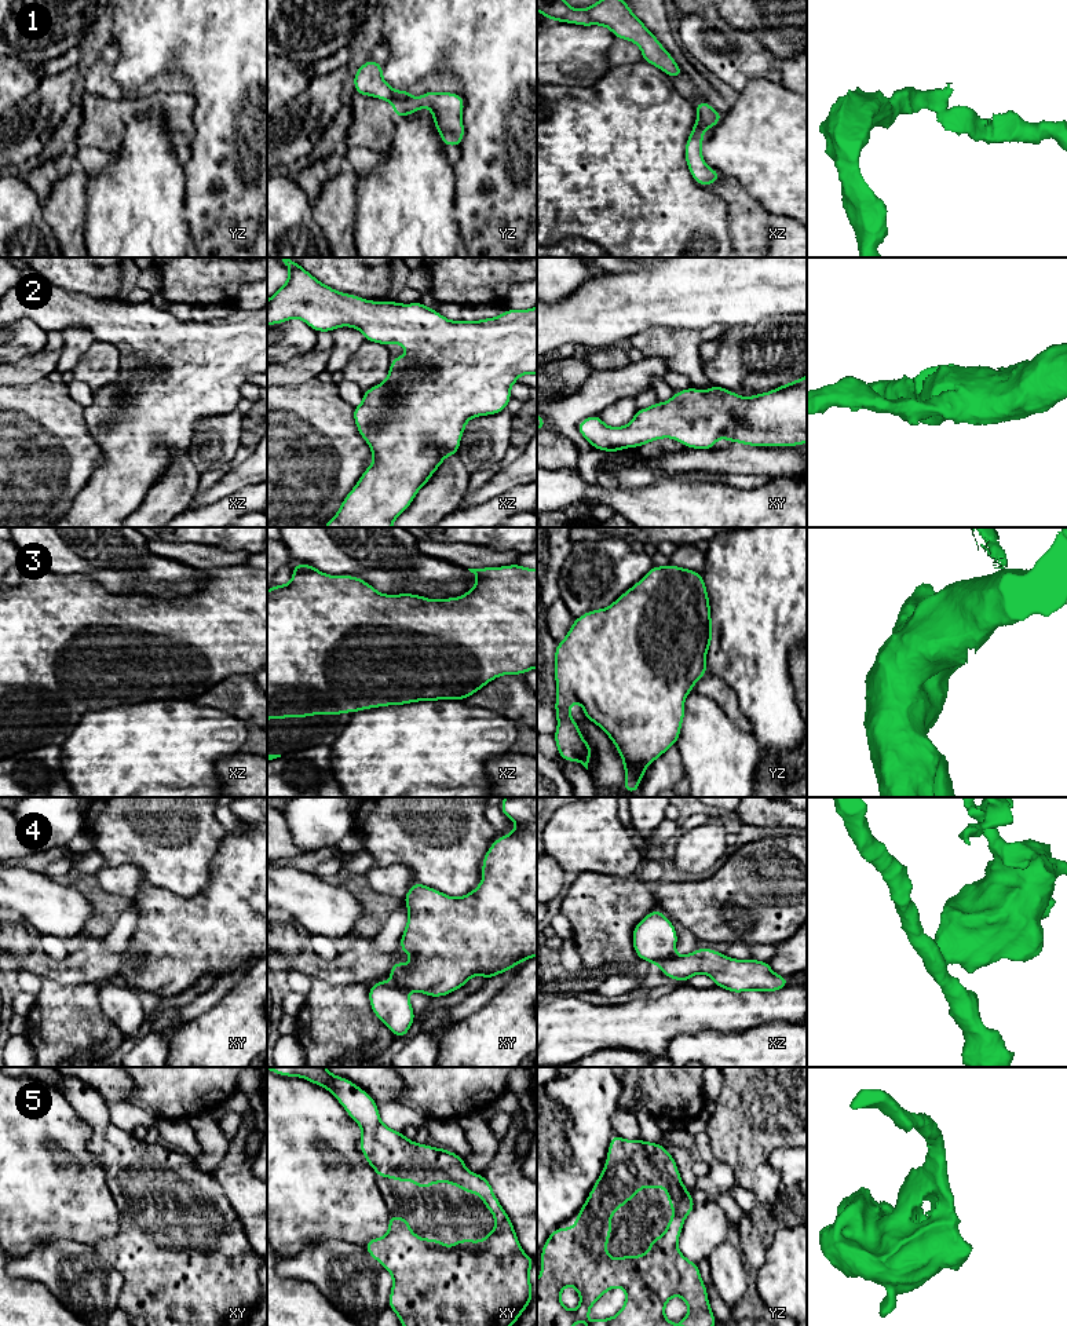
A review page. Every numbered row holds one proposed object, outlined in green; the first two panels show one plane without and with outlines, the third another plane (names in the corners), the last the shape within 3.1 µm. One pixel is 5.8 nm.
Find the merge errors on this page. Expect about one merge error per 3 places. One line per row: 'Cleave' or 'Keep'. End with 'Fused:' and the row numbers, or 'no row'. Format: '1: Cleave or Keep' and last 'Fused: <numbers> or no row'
1: Cleave
2: Keep
3: Cleave
4: Cleave
5: Keep
Fused: 1, 3, 4

